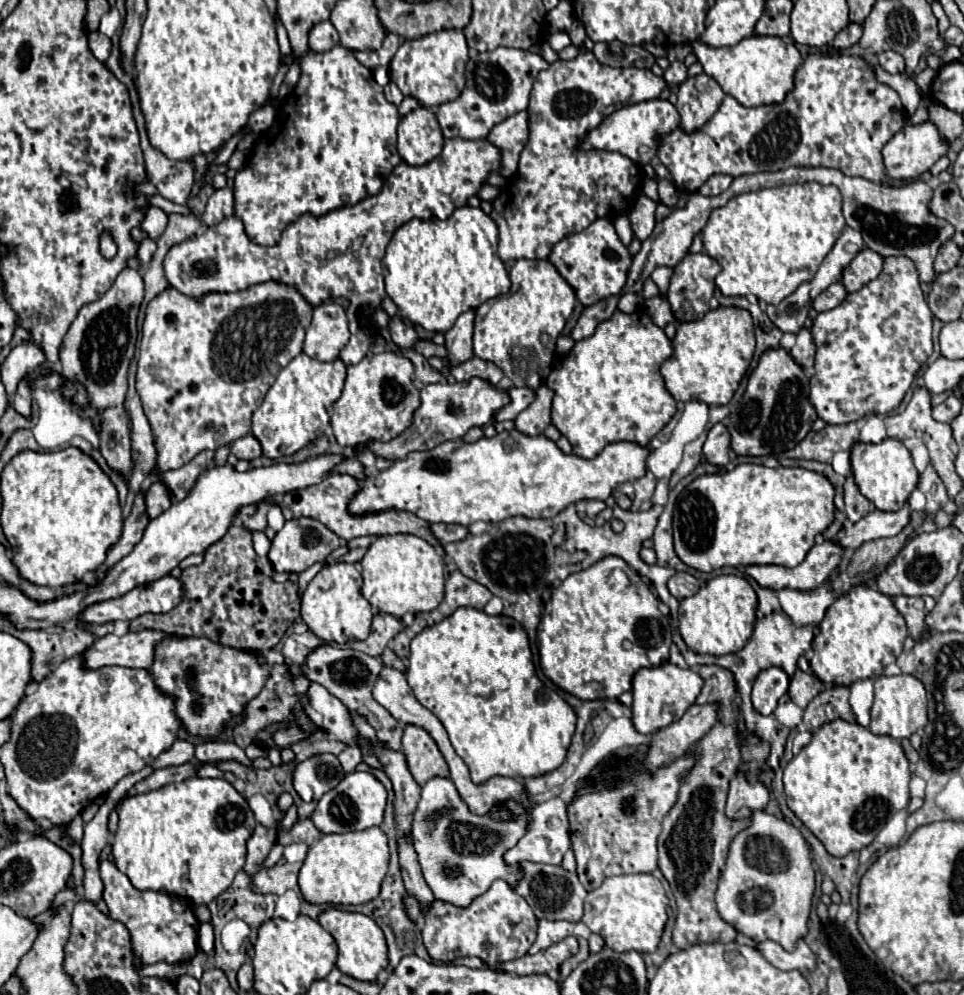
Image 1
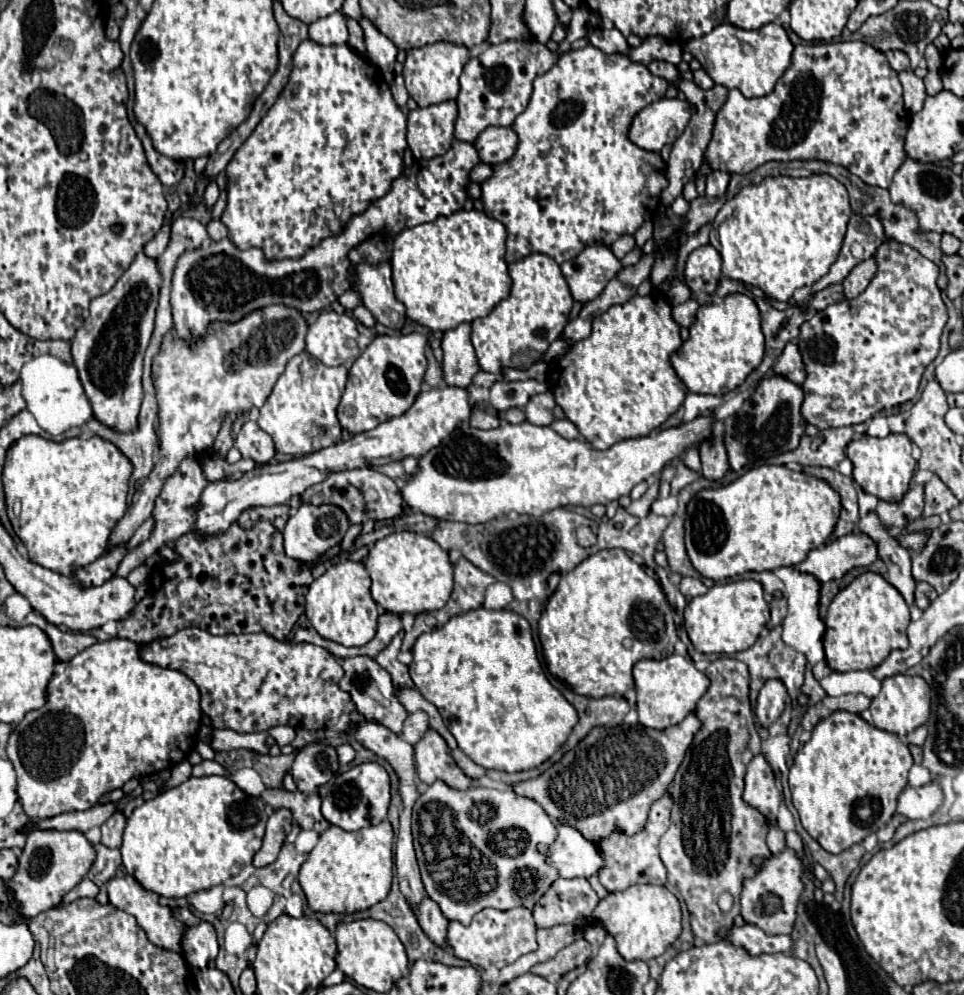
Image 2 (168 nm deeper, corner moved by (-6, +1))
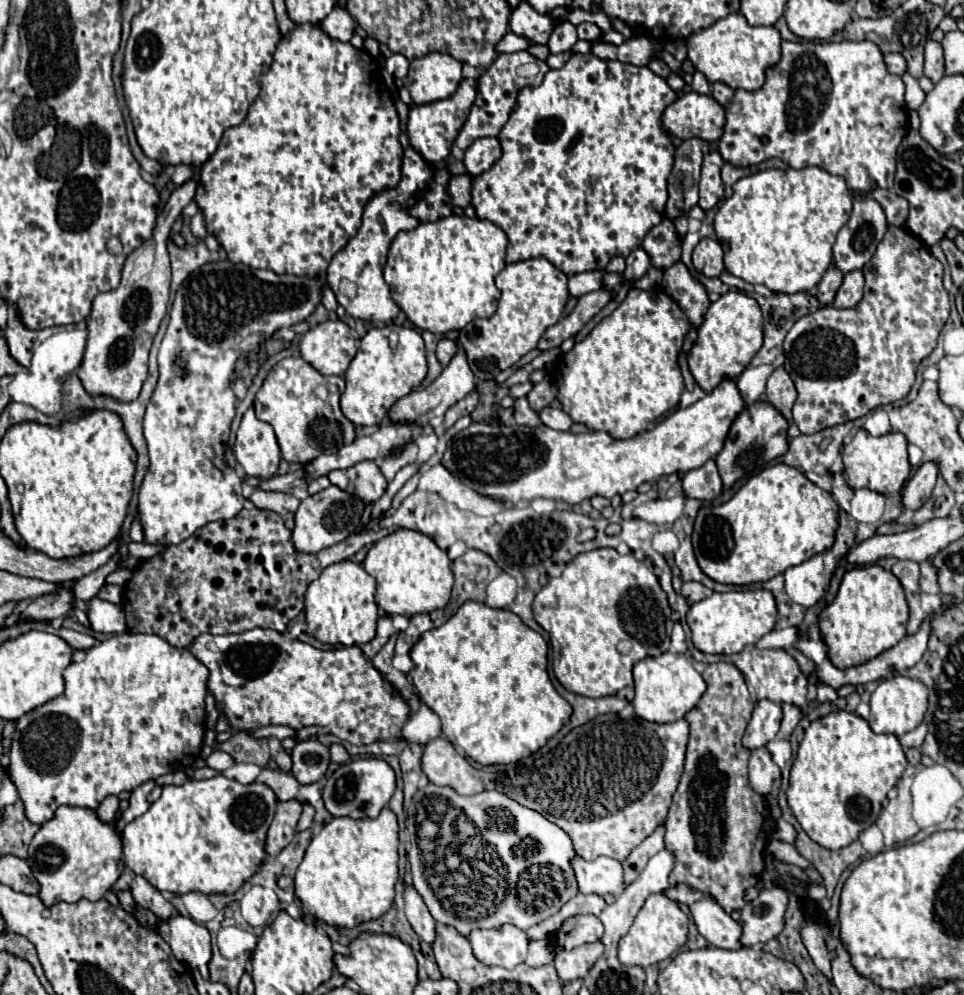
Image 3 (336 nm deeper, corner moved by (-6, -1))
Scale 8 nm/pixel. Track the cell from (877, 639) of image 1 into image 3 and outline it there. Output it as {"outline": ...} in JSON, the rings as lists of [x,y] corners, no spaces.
{"outline":[[[865,565],[845,573],[833,603],[819,613],[819,629],[831,663],[839,669],[847,669],[895,647],[895,643],[905,637],[907,619],[909,607],[899,579],[881,565]]]}

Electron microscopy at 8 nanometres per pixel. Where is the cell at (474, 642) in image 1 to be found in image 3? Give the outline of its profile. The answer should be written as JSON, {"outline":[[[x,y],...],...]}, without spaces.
{"outline":[[[467,601],[441,627],[425,631],[409,651],[415,667],[409,671],[421,701],[439,715],[443,735],[481,765],[517,763],[539,751],[571,717],[571,705],[555,691],[547,673],[547,643],[509,609],[493,609]]]}

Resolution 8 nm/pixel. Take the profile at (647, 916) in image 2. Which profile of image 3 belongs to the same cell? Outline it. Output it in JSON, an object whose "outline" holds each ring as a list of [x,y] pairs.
{"outline":[[[663,893],[651,895],[637,913],[629,933],[619,941],[619,961],[629,967],[647,967],[673,957],[679,951],[679,947],[687,941],[687,923],[687,915],[679,909],[675,901],[667,899]]]}

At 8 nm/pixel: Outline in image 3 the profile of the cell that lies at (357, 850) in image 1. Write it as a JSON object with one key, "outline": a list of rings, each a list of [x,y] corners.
{"outline":[[[385,807],[375,819],[331,819],[309,843],[305,857],[295,873],[295,895],[299,897],[305,911],[309,911],[319,921],[325,921],[333,927],[351,929],[371,919],[379,919],[385,915],[395,897],[395,883],[399,879],[399,825],[395,813]]]}

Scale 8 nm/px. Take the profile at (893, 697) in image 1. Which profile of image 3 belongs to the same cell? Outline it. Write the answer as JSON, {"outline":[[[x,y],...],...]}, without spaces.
{"outline":[[[895,675],[891,679],[883,679],[879,687],[871,695],[871,715],[869,725],[875,733],[893,733],[901,737],[907,731],[913,731],[925,717],[927,711],[927,687],[919,681],[913,681],[903,675]]]}

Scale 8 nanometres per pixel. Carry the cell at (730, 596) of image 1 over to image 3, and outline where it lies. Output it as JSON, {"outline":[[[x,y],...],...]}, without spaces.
{"outline":[[[747,589],[713,593],[711,597],[691,605],[687,623],[693,633],[693,645],[703,653],[739,653],[747,645],[755,645],[763,635],[771,633],[777,621],[775,597],[767,589]]]}

